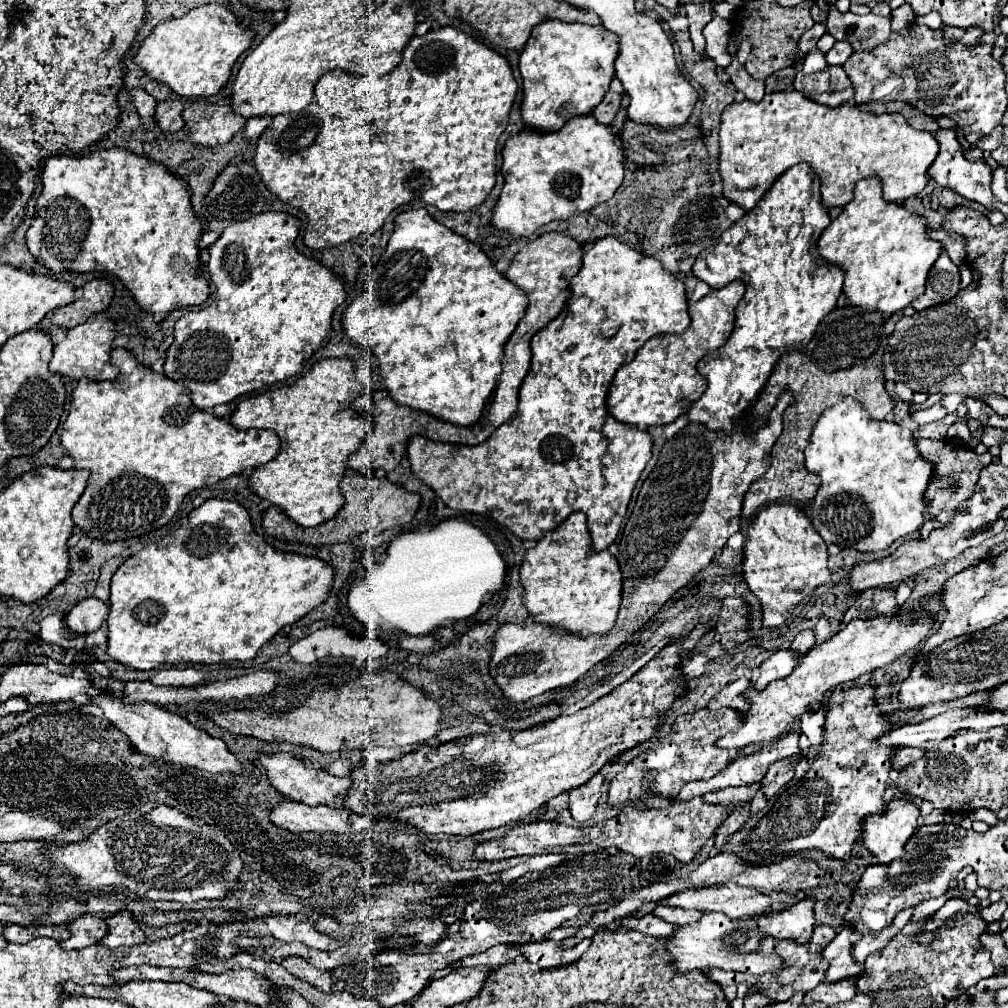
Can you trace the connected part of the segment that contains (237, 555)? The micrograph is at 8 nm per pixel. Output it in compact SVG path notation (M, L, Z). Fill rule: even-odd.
M208 499L198 509L194 509L188 517L188 525L178 527L172 535L164 537L160 543L152 543L136 555L128 557L114 573L110 587L110 615L108 615L108 655L130 667L130 669L156 669L158 665L178 665L178 663L228 663L228 661L250 661L256 657L258 649L268 643L284 625L292 625L310 613L314 607L326 601L328 591L332 587L334 571L320 559L296 555L296 553L280 553L272 549L262 537L256 535L248 511L236 501L226 499Z

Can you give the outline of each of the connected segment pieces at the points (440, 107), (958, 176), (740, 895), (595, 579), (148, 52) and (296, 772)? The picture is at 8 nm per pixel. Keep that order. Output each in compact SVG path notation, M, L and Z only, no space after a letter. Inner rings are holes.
M442 27L438 31L428 31L426 35L412 37L412 41L404 49L402 63L382 75L382 77L352 77L348 73L342 73L340 69L334 69L326 73L314 89L314 103L308 105L302 113L292 113L292 115L278 115L272 117L270 125L264 129L264 133L258 139L258 147L254 153L254 167L258 169L264 185L270 189L270 193L278 195L284 203L294 205L296 209L304 211L306 215L314 215L314 223L308 223L306 235L304 235L304 245L310 249L328 249L328 247L338 247L344 241L350 241L362 233L374 233L380 229L386 221L386 217L398 209L404 203L410 201L424 201L428 205L438 207L440 211L470 211L472 207L480 205L488 193L492 191L496 183L496 141L500 133L508 125L508 113L514 103L518 85L516 79L512 77L512 69L508 67L508 61L494 53L492 49L484 47L476 39L468 37L464 31L458 31L454 27Z
M938 129L934 131L934 139L938 141L940 145L940 151L938 151L938 157L934 159L934 163L930 165L928 169L928 175L942 187L948 187L952 191L956 191L958 195L970 199L970 201L978 201L982 203L984 207L992 207L992 209L1002 209L1004 203L1000 203L992 191L990 191L990 181L992 181L992 171L990 167L984 163L984 161L968 161L964 155L962 155L962 147L958 145L958 139L956 139L956 131L952 129Z
M714 885L700 889L686 889L668 897L668 907L698 909L698 911L718 911L730 915L732 919L758 917L764 915L770 905L770 897L750 887L738 885Z
M572 513L562 525L558 525L552 531L546 531L544 537L536 543L536 547L526 551L524 563L520 565L520 583L524 587L522 591L524 607L528 609L530 617L540 625L548 625L558 633L568 631L570 635L576 637L608 633L614 627L622 597L622 573L618 561L608 551L596 553L592 549L584 513Z
M210 3L188 11L180 19L158 23L134 53L134 63L180 97L210 97L228 83L234 61L250 47L252 37L254 31L242 29L224 5Z
M276 753L276 755L260 755L262 765L268 771L270 783L284 795L294 801L302 801L306 805L332 805L332 807L344 807L344 795L348 793L352 779L350 777L334 777L328 771L308 767L302 759L290 755L290 753Z

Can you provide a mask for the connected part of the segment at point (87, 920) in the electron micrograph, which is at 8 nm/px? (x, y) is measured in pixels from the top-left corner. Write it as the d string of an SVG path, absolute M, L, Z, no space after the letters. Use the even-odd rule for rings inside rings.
M86 913L86 917L78 917L68 925L72 937L68 941L62 941L60 945L64 949L84 949L88 945L98 943L106 935L106 923L102 917Z

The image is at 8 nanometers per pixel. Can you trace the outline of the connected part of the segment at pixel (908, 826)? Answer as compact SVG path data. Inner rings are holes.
M894 799L882 815L868 815L862 821L862 843L878 863L890 863L904 857L904 845L918 825L918 807L908 799Z

